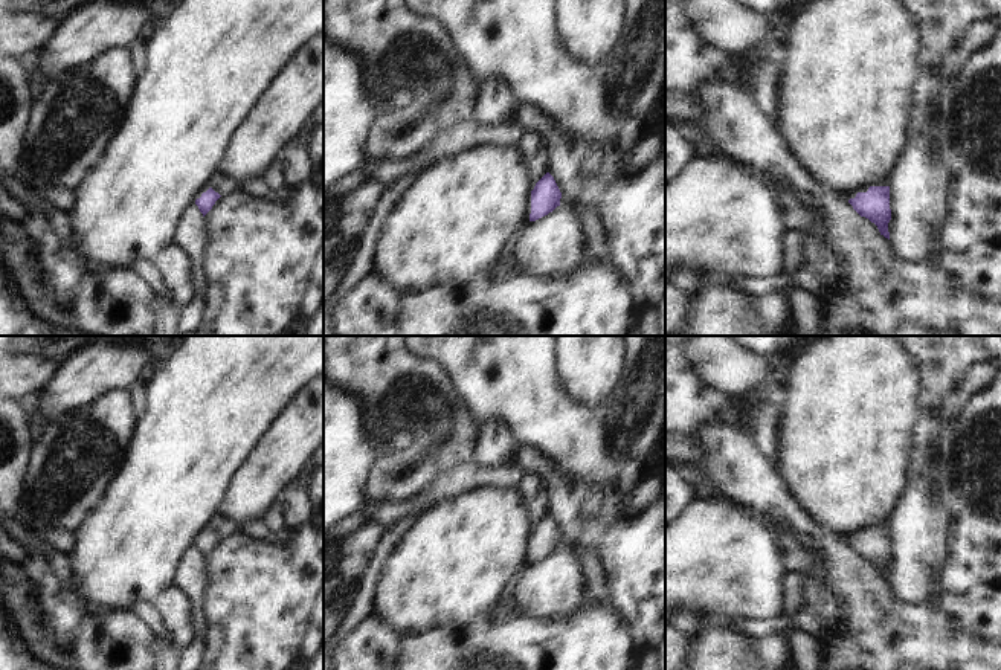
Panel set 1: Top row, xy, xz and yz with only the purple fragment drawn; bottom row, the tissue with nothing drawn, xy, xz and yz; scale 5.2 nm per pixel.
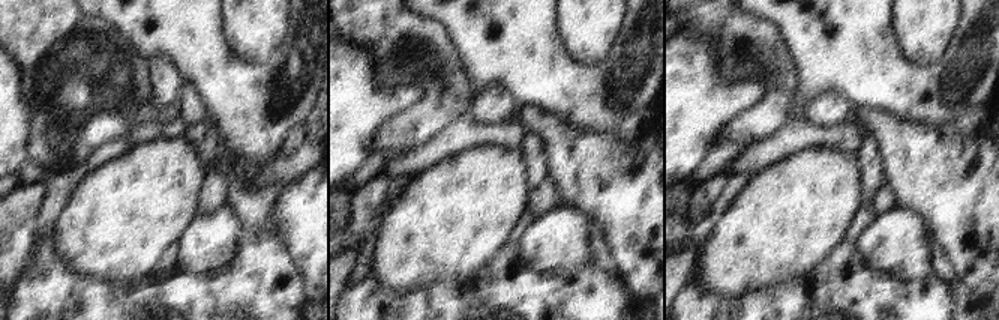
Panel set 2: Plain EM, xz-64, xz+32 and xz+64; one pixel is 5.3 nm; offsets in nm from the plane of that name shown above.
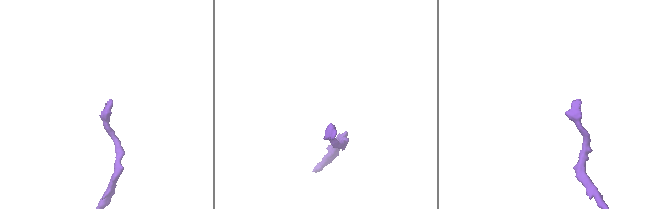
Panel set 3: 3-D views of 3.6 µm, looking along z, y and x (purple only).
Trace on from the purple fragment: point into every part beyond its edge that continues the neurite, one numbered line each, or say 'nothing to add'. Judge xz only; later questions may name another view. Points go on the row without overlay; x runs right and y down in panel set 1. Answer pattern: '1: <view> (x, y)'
nothing to add

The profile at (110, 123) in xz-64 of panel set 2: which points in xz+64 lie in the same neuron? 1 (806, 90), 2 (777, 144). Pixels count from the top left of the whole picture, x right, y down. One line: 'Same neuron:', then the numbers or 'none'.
Same neuron: none

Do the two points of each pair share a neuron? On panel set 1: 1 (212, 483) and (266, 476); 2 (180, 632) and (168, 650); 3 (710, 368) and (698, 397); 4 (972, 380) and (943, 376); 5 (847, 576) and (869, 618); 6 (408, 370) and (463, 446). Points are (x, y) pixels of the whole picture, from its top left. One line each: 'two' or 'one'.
1: two
2: two
3: two
4: two
5: one
6: one

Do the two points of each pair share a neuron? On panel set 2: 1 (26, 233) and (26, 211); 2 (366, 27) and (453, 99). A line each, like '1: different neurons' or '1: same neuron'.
1: different neurons
2: same neuron

